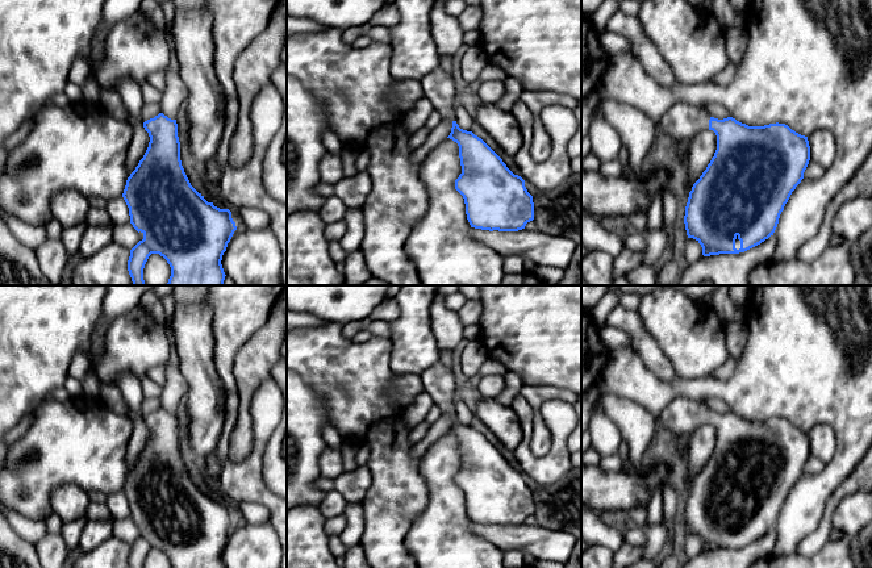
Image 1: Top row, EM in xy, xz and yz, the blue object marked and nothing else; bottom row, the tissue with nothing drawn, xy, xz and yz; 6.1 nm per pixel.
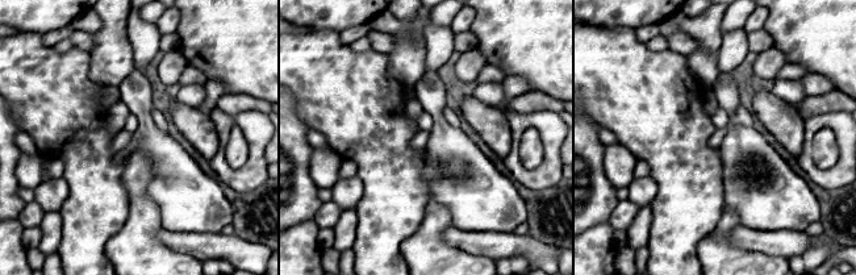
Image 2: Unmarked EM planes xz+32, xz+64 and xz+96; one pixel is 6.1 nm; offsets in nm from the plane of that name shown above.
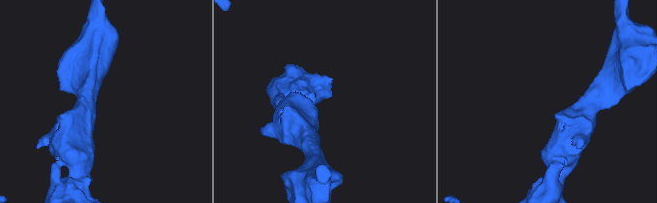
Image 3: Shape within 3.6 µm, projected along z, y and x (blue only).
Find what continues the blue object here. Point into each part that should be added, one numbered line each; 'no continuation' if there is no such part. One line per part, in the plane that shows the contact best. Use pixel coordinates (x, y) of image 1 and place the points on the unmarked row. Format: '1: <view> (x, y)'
1: yz (681, 416)

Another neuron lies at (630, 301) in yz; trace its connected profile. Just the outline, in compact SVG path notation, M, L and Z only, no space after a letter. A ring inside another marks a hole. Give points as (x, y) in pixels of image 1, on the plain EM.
M622 293L619 296L619 304L629 310L637 312L639 302L641 296L638 293Z

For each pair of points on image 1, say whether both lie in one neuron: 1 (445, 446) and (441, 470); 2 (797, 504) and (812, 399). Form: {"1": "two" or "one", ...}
{"1": "one", "2": "one"}

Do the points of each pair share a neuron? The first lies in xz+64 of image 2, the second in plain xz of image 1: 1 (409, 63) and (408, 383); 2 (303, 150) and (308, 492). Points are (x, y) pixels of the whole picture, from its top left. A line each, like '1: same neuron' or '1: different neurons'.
1: different neurons
2: same neuron

